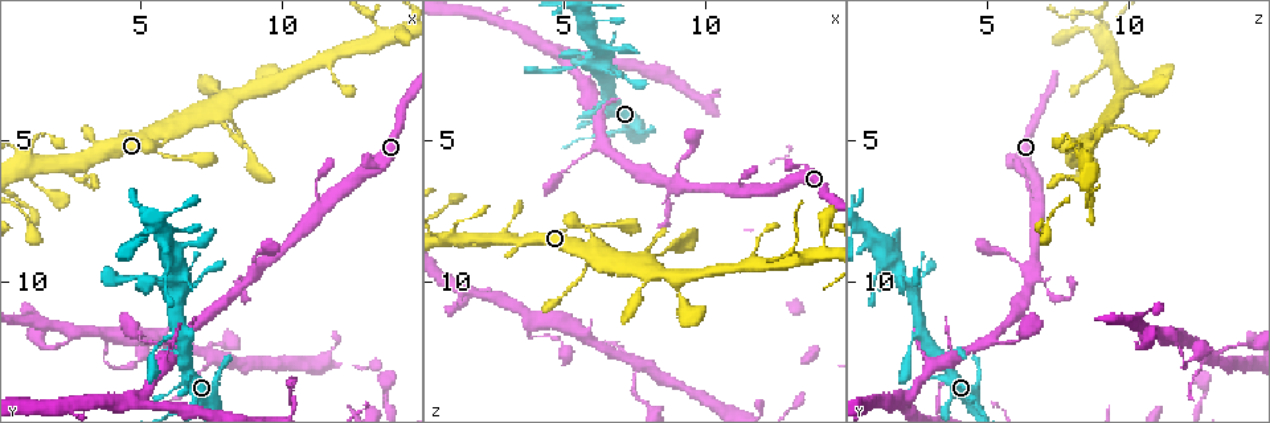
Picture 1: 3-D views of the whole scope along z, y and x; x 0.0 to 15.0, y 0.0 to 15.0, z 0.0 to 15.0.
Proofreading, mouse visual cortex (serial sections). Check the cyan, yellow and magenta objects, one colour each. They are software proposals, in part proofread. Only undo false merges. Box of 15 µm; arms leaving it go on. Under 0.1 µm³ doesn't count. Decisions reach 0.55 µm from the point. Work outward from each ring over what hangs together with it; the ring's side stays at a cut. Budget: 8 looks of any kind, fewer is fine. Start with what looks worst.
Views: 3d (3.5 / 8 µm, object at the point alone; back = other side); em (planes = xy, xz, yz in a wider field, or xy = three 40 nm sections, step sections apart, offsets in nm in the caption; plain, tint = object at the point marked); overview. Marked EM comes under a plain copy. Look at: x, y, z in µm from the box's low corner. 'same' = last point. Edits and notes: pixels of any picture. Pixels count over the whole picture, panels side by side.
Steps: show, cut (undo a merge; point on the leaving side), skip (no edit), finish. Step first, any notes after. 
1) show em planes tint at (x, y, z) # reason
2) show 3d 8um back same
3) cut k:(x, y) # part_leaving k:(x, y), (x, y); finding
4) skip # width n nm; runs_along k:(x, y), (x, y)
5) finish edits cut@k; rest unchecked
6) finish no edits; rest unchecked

show 3d 3.5um at (5.8, 5.2, 8.2) # narrows sharply

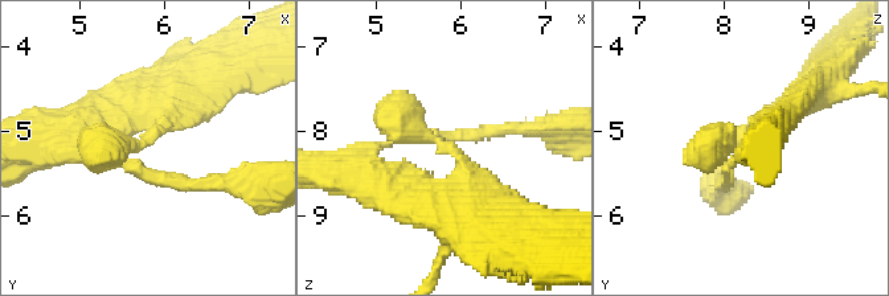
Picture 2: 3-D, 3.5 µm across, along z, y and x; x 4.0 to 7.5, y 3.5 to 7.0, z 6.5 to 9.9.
show em xy step 5 tint at (5.70, 5.20, 8.10) # shape alone is not enough

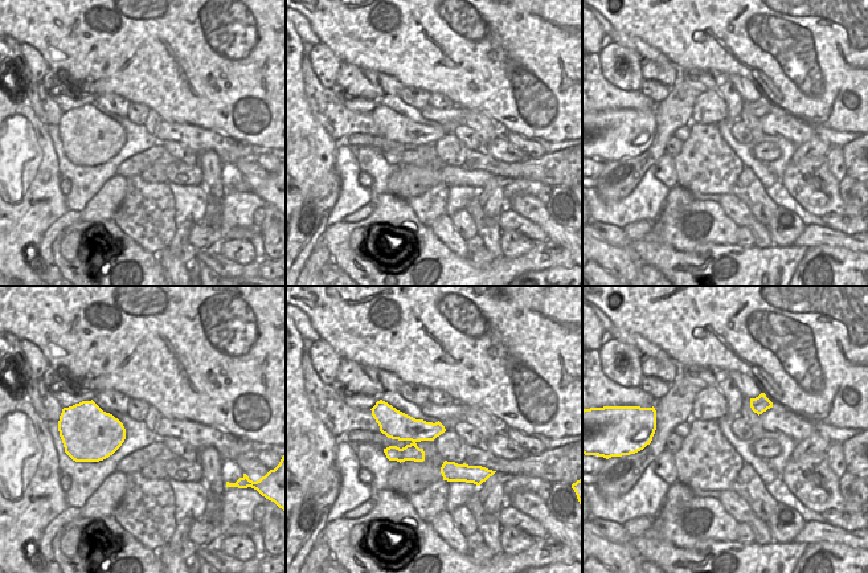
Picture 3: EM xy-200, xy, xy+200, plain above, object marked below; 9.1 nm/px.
skip # runs_along 2:(783, 115), (729, 144), (725, 185); all the same cell

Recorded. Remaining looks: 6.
show 3d 8um at (13.2, 1.4, 9.3) # branch point

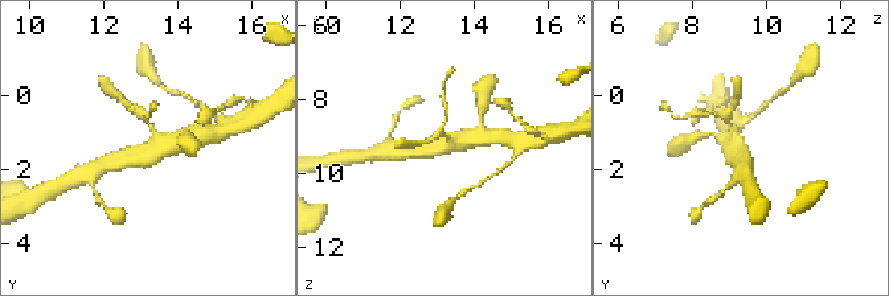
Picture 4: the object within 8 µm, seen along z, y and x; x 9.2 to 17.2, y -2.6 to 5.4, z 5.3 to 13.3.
show em planes tint at (13.3, 1.5, 9.2) # arms 3; arm_widths 150, 350, 450 nm; shape alone is not enough

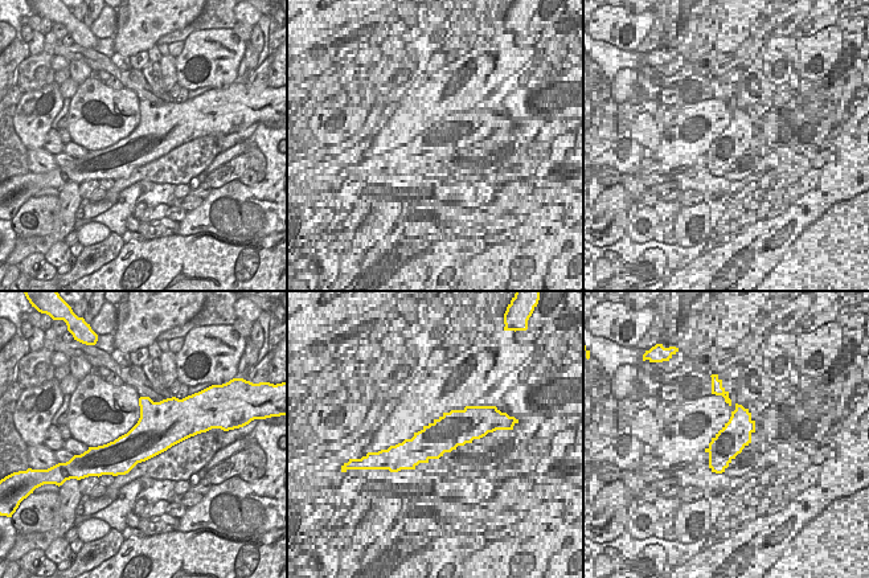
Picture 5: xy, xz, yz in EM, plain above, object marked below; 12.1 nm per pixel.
skip # runs_along 4:(414, 152), (480, 132); continuous, no second cell

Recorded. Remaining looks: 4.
show 3d 3.5um at (1.1, 6.2, 8.5) # four arms meet

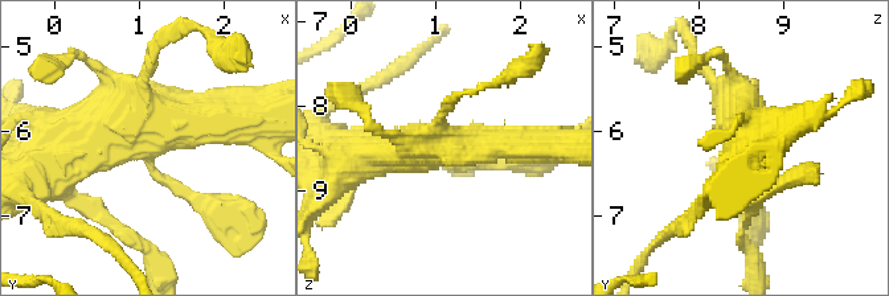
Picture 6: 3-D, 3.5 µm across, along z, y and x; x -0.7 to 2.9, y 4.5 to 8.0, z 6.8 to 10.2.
show em xy step 3 tint same # shape alone is not enough

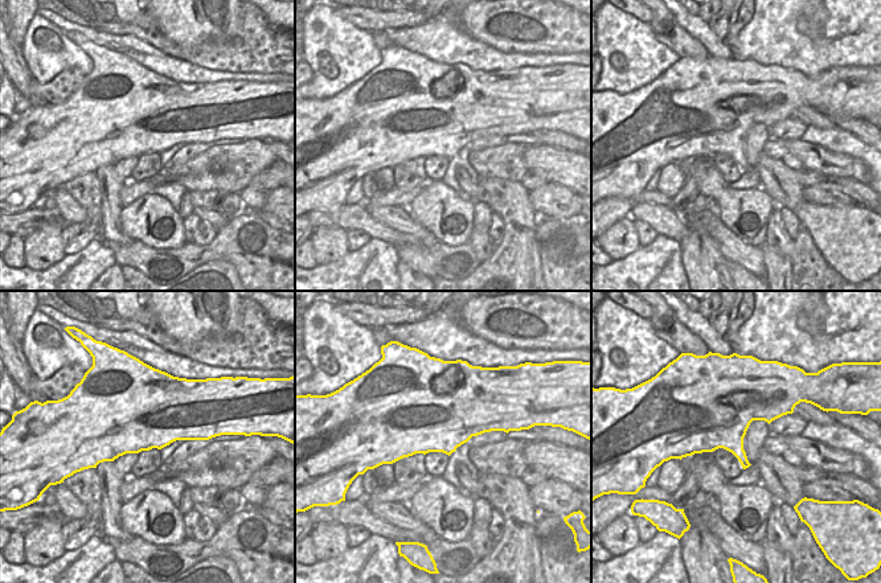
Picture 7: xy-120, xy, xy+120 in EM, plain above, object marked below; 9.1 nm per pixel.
skip # runs_along 6:(224, 116), (118, 120), (61, 165); one cell here

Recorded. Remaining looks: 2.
finish no edits; rest unchecked

